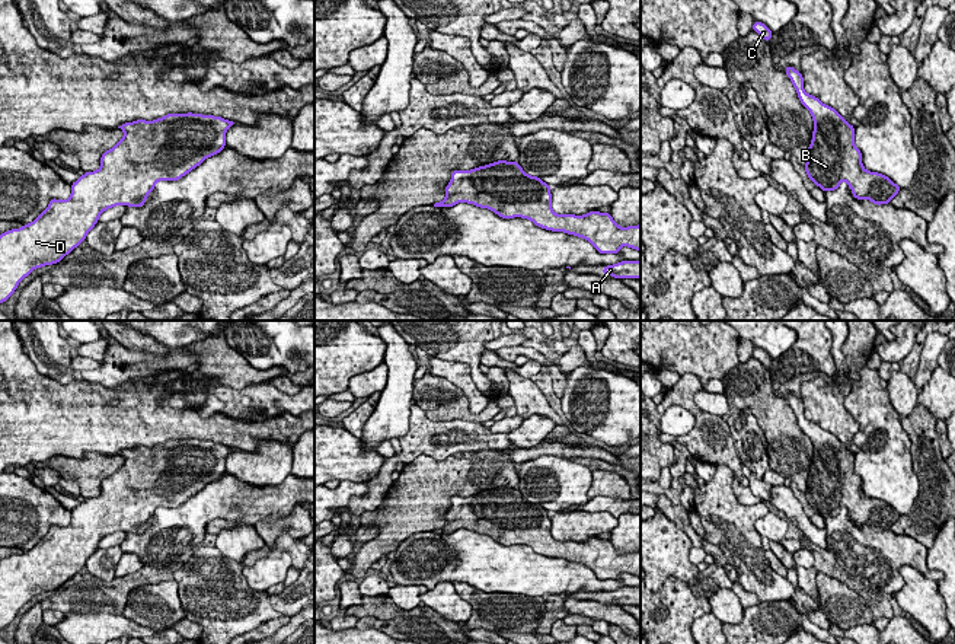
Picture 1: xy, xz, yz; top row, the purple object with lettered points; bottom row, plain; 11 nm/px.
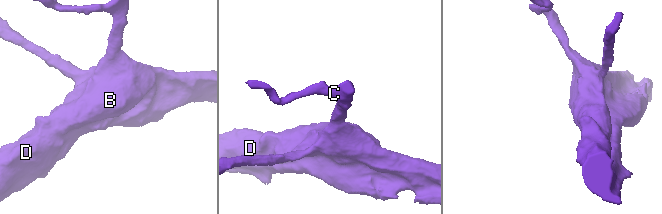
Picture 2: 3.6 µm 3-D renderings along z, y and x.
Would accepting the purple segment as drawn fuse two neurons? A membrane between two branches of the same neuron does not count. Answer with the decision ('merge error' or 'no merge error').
no merge error

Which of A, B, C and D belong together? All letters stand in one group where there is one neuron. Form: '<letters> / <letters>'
A B C D

